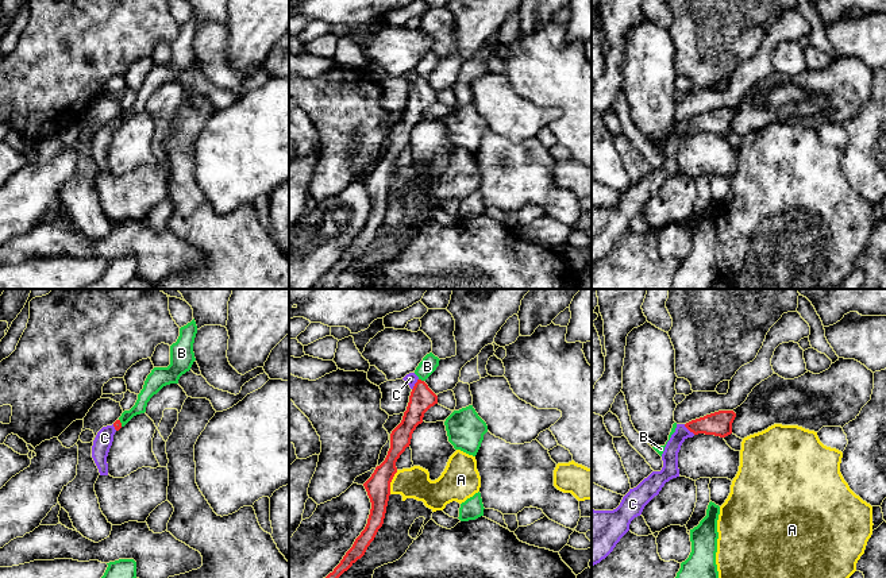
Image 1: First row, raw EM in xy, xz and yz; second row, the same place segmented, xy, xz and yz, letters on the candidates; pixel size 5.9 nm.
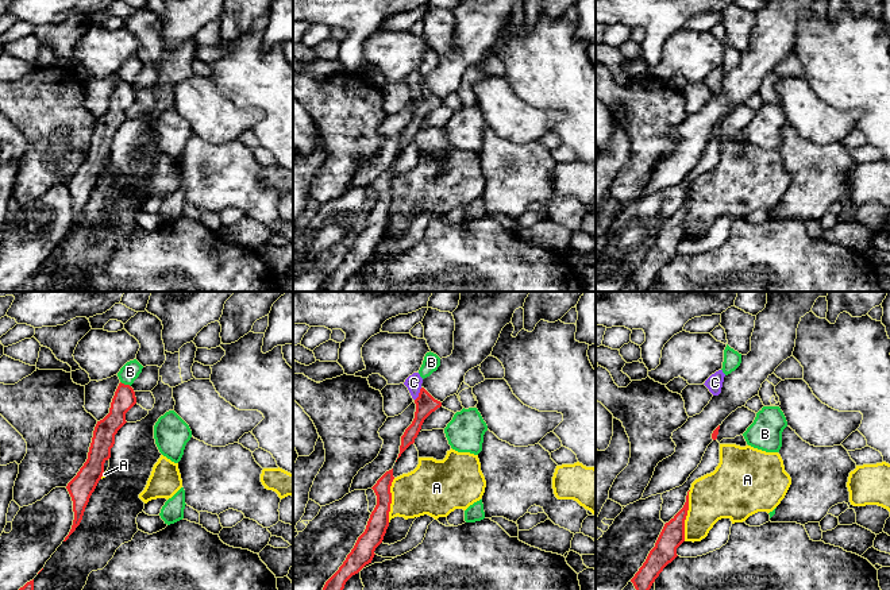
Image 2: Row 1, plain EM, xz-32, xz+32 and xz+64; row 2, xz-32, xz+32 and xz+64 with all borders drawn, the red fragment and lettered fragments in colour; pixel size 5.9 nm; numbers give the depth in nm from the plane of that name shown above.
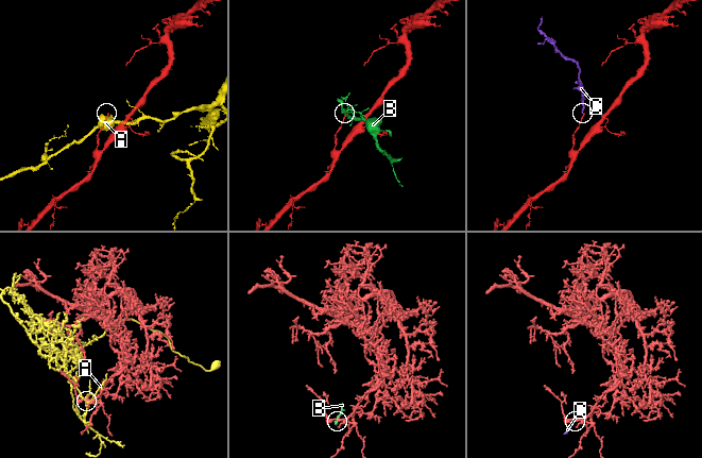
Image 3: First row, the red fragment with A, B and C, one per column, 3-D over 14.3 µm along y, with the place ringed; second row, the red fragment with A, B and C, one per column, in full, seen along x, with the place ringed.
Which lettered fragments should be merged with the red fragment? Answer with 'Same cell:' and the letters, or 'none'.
Same cell: C

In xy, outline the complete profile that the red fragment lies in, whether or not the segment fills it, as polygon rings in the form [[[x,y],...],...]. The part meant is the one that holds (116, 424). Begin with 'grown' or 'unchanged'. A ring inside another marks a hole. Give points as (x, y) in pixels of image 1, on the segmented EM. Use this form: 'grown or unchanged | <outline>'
grown | [[[116,420],[112,425],[103,427],[93,440],[92,458],[99,469],[100,475],[108,475],[107,456],[113,442],[113,435],[120,428],[122,423],[120,420]]]

